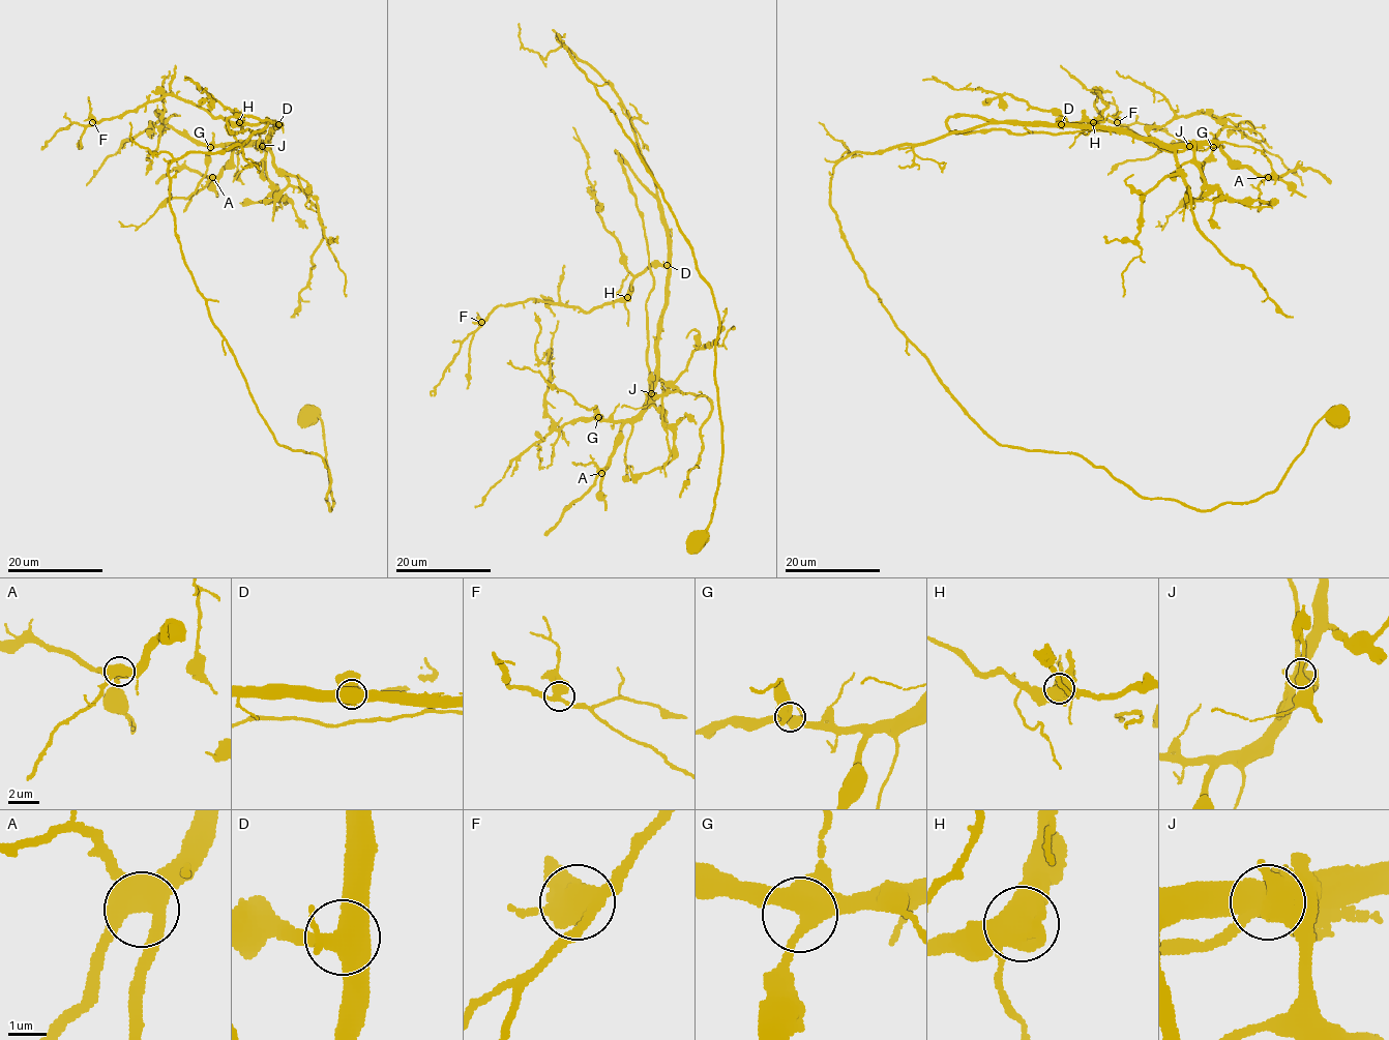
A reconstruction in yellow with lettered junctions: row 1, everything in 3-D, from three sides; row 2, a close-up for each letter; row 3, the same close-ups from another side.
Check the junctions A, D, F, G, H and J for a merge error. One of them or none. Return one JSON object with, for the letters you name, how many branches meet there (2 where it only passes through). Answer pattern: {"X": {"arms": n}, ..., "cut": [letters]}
{"cut": []}

